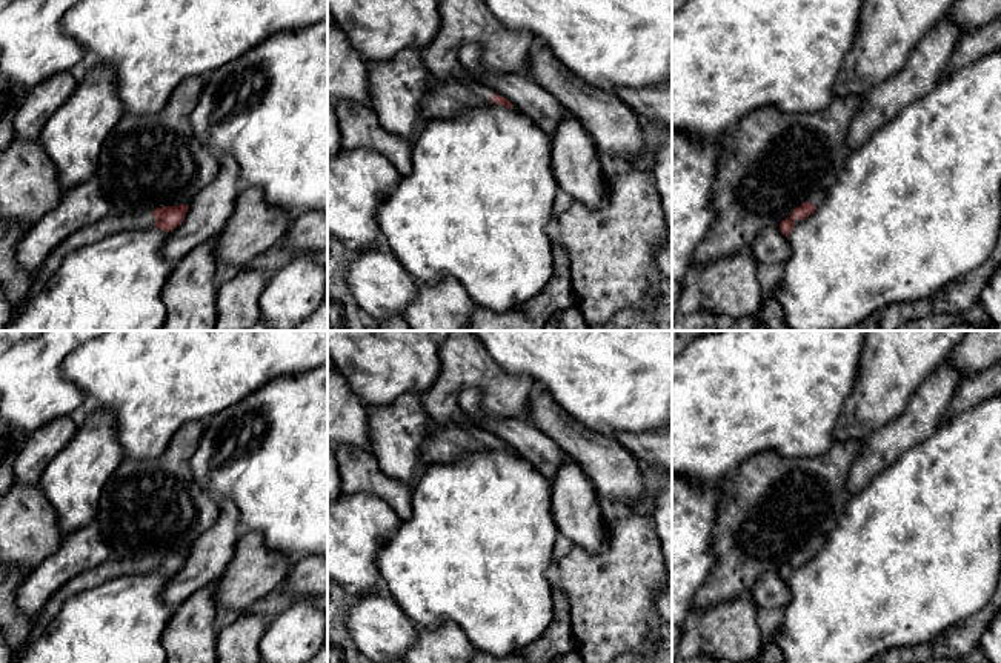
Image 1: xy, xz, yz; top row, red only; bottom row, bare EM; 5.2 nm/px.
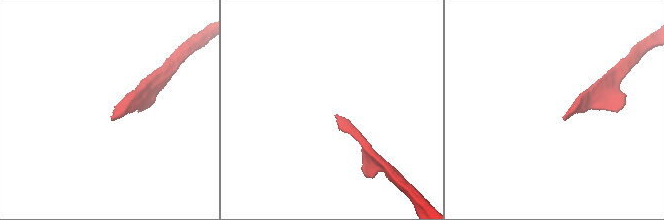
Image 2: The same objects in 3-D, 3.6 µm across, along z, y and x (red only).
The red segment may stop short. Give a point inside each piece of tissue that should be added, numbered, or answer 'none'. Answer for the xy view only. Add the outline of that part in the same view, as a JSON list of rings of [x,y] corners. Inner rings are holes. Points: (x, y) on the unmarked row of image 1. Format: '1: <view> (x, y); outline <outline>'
1: xy (113, 568); outline [[[135,557],[135,558],[108,558],[100,566],[78,574],[62,586],[54,597],[45,605],[45,608],[34,618],[34,628],[29,640],[18,649],[14,651],[12,663],[17,663],[22,655],[26,654],[28,646],[43,635],[51,620],[58,614],[62,606],[74,595],[81,591],[92,589],[108,580],[143,574],[154,569],[155,561],[152,557]]]

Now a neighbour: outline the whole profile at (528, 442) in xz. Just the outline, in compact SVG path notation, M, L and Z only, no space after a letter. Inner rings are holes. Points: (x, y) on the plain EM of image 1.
M477 388L463 389L454 401L478 420L478 429L507 443L514 454L530 463L550 483L555 480L567 457L550 437L526 420L483 418L481 392Z

